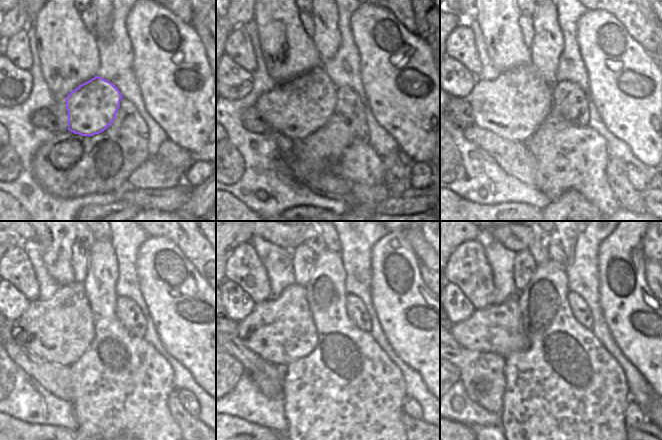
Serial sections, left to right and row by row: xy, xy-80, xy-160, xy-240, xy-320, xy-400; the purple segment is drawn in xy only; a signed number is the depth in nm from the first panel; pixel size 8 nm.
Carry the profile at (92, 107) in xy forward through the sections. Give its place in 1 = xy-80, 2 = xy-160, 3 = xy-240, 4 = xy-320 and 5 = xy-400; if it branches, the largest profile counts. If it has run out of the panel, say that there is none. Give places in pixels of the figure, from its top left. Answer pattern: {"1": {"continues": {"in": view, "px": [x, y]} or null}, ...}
{"1": {"continues": {"in": "xy-80", "px": [295, 109]}}, "2": {"continues": {"in": "xy-160", "px": [512, 106]}}, "3": {"continues": {"in": "xy-240", "px": [59, 330]}}, "4": {"continues": {"in": "xy-320", "px": [280, 331]}}, "5": {"continues": {"in": "xy-400", "px": [498, 328]}}}

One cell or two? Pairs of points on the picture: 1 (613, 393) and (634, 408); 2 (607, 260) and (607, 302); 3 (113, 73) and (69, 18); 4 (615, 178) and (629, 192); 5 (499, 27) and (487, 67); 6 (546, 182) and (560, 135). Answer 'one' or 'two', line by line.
1: two
2: one
3: two
4: one
5: two
6: one

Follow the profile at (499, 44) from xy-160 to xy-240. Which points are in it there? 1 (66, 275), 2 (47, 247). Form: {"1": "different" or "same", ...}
{"1": "same", "2": "same"}

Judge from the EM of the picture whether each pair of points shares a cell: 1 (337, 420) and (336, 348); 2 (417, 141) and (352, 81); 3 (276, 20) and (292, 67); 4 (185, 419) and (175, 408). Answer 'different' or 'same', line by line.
1: same
2: different
3: same
4: same

